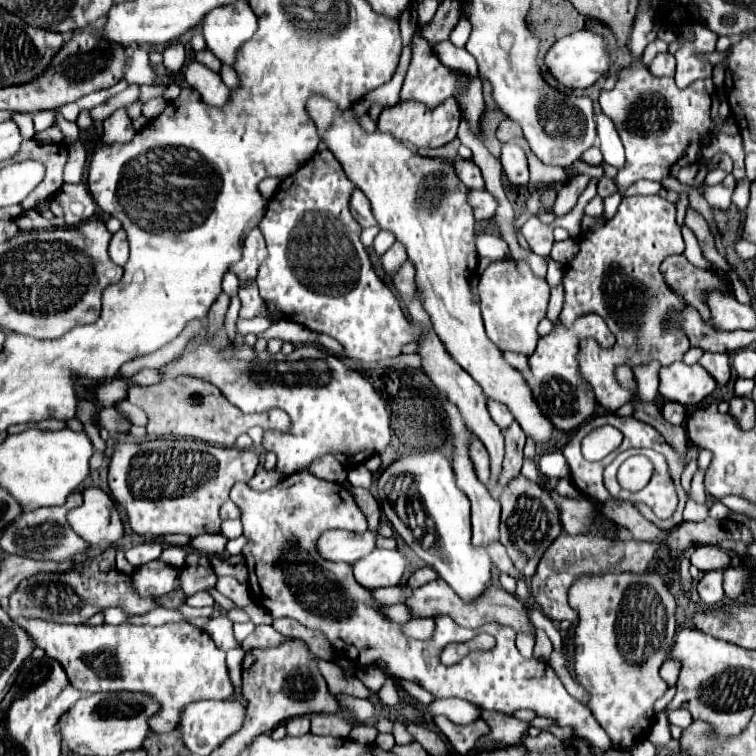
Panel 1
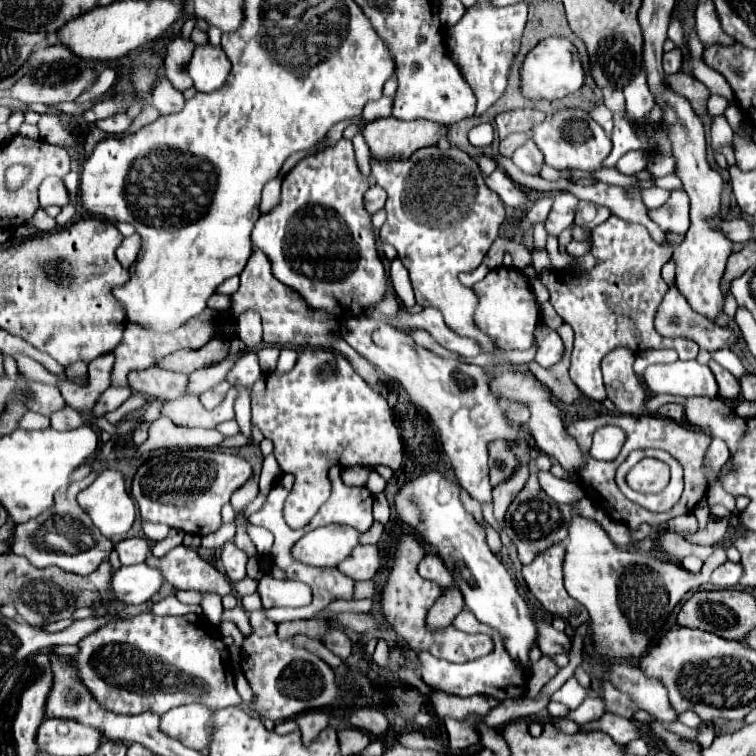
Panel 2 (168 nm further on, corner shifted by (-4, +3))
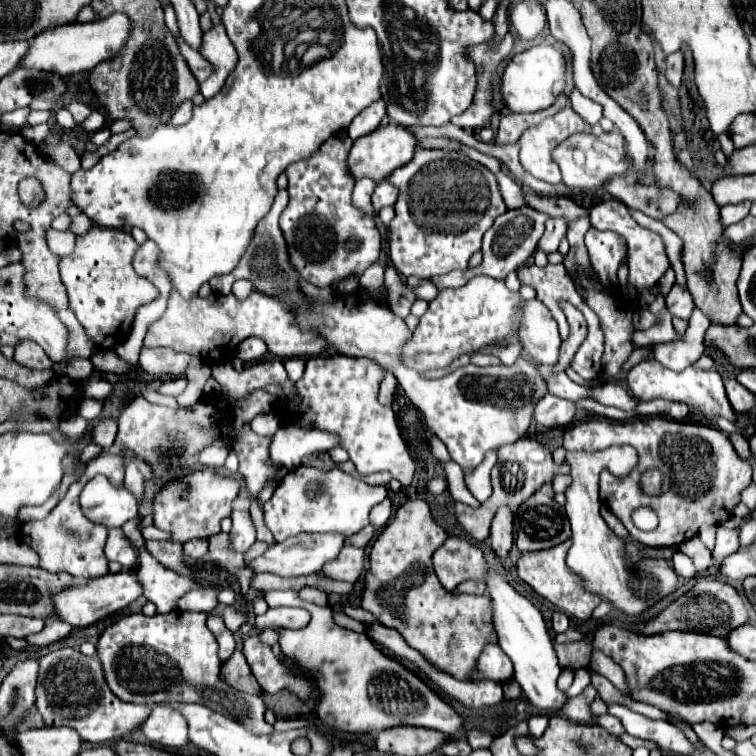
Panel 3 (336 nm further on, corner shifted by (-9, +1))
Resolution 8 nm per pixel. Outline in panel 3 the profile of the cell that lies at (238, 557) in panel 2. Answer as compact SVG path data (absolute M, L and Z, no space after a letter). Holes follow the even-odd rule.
M233 511L233 529L229 533L229 549L233 553L247 553L247 549L255 543L255 527L247 511Z

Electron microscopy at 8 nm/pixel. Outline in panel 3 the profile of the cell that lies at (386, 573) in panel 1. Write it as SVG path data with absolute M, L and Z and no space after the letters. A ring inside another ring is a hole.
M345 545L339 559L325 563L323 571L331 579L355 583L365 573L365 549Z

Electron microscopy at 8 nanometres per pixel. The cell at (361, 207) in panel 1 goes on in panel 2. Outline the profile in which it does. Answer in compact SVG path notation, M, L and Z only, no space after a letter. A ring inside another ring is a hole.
M372 185L366 195L364 195L364 205L368 209L368 213L376 213L378 209L382 209L386 203L386 191L378 185Z

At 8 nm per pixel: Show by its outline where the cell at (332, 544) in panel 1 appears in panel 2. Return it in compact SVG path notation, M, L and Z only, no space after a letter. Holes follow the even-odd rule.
M326 525L306 533L292 547L296 561L312 567L334 567L358 545L358 531L346 525Z

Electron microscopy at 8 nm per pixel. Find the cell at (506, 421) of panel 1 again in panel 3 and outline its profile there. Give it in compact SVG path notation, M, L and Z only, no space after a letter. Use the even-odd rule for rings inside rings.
M545 393L533 411L533 421L543 427L565 427L577 413L575 403Z

